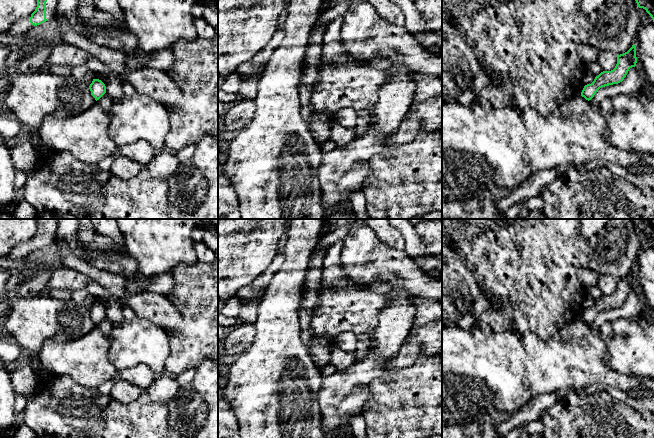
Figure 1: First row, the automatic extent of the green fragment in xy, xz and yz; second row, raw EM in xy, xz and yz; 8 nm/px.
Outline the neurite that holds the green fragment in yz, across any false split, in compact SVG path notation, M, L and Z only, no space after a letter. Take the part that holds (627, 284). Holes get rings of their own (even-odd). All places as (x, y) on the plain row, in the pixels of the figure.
M632 269L627 276L617 279L617 288L613 294L601 296L591 308L585 309L581 320L589 325L600 312L622 306L629 293L635 291L636 287L636 270Z

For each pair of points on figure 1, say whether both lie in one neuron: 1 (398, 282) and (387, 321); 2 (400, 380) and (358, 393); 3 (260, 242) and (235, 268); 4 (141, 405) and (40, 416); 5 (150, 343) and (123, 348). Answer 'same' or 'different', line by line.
1: different
2: different
3: same
4: same
5: same

